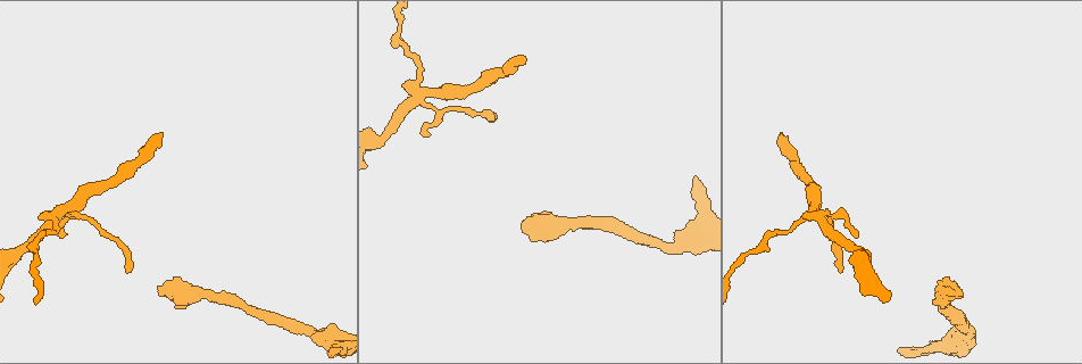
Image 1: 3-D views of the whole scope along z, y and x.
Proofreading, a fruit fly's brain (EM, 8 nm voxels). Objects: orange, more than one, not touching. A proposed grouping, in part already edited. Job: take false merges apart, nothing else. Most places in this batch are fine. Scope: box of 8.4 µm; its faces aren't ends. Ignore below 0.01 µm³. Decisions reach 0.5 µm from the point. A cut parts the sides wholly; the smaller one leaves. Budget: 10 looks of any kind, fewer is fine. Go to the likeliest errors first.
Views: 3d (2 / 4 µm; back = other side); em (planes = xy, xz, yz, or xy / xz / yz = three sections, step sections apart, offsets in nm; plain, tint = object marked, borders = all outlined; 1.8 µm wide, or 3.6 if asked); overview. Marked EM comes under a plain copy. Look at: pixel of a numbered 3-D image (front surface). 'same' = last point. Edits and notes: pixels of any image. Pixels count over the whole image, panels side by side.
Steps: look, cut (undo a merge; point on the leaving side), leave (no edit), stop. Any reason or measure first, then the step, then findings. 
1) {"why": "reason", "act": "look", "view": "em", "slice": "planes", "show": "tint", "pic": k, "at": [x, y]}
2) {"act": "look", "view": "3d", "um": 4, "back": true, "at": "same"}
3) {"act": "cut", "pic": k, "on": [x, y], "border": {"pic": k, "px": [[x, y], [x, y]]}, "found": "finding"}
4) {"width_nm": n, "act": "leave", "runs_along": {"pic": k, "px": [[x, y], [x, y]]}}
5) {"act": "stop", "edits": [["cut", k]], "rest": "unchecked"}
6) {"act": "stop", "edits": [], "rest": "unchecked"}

{"why": "looks like a crossing", "act": "look", "view": "3d", "um": 4, "pic": 1, "at": [55, 217]}

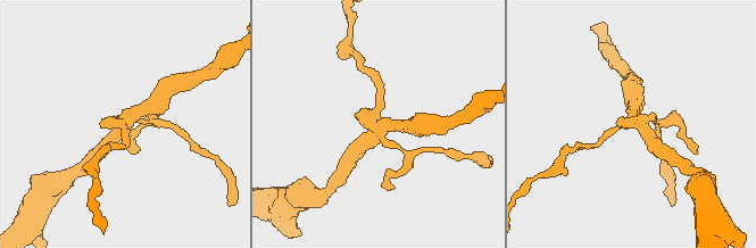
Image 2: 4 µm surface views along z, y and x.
{"arms": 4, "act": "look", "view": "em", "slice": "xy", "step": 16, "show": "tint", "pic": 2, "at": [374, 126]}

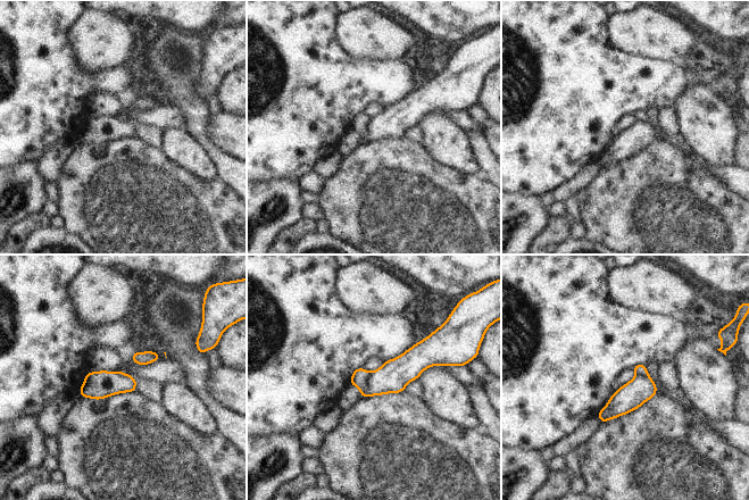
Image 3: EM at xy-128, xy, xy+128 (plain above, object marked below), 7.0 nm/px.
{"act": "cut", "pic": 3, "on": [359, 378], "found": "two neurons meet here"}

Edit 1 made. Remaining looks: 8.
{"why": "thick turns thin", "act": "look", "view": "em", "slice": "planes", "show": "tint", "pic": 1, "at": [693, 237]}

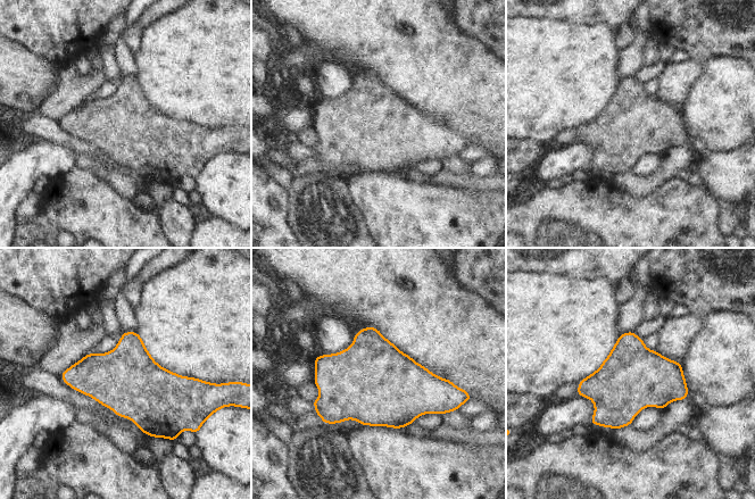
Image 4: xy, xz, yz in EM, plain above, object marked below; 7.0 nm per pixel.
{"act": "leave", "found": "one neuron here"}

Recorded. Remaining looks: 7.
{"act": "stop", "edits": [["cut", 3]], "rest": "unchecked"}

